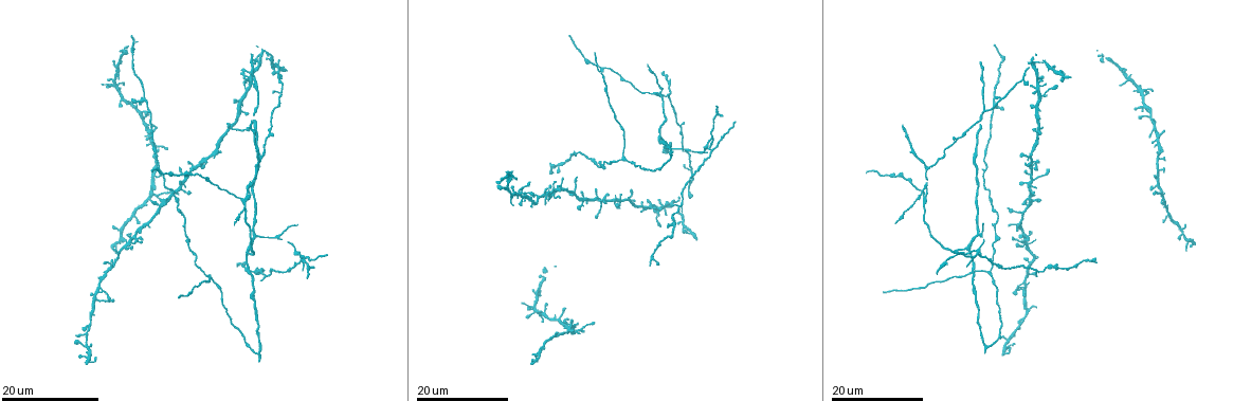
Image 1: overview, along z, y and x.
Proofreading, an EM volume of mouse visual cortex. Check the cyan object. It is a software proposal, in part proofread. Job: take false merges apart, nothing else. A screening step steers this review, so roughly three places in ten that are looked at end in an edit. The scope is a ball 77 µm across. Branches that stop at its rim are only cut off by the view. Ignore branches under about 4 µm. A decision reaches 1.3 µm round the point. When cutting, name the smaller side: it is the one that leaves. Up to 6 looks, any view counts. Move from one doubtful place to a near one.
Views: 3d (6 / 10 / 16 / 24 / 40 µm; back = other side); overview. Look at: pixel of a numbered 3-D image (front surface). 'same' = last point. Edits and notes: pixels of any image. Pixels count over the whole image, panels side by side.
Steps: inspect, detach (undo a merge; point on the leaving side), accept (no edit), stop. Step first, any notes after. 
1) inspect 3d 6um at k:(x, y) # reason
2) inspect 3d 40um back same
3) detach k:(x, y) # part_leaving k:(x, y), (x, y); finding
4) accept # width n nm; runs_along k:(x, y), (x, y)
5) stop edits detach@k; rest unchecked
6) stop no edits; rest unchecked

inspect 3d 16um at 1:(980, 248) # looks like a crossing

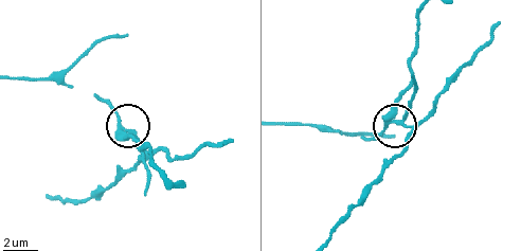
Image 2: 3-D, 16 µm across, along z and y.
inspect 3d 6um at 2:(399, 120)

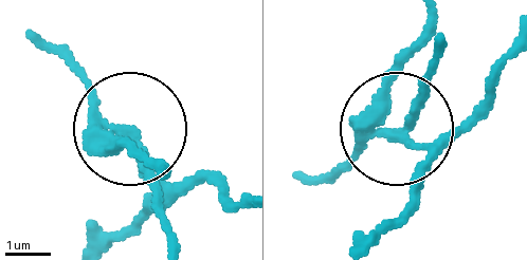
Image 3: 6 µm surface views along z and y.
detach 3:(418, 146) # arms 4; part_leaving 3:(375, 137), (405, 137), (420, 161), (417, 194), (375, 240); a second cell is stuck on

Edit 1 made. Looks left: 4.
inspect overview

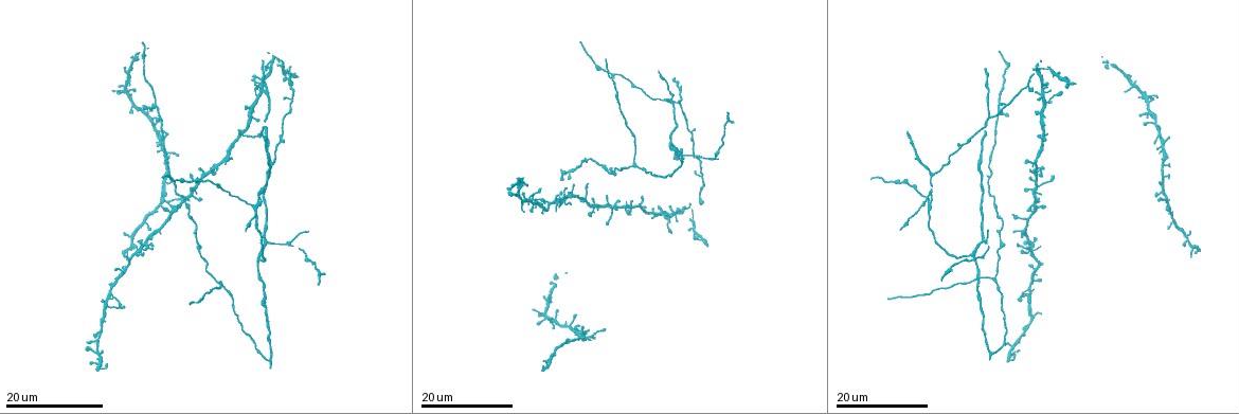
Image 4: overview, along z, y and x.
inspect 3d 16um at 4:(260, 194) # three-way junction

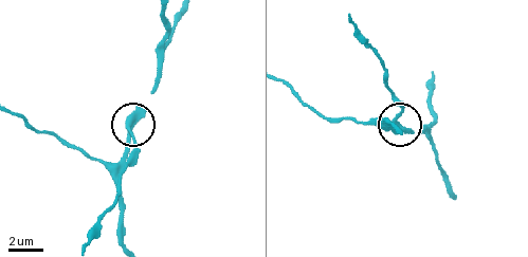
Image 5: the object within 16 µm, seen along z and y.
inspect 3d 6um at 5:(129, 123)

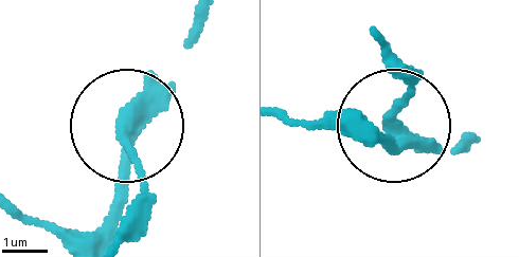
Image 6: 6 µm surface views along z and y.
detach 6:(139, 161) # part_leaving 6:(141, 105), (141, 215), (129, 238); a second cell is stuck on

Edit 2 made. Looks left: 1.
stop edits detach@3, detach@6; rest unchecked

